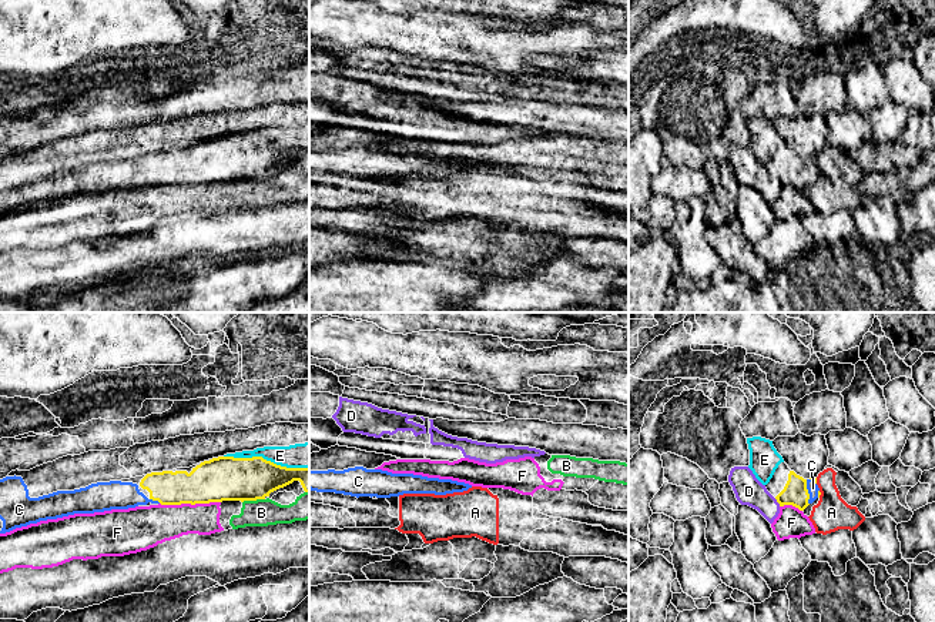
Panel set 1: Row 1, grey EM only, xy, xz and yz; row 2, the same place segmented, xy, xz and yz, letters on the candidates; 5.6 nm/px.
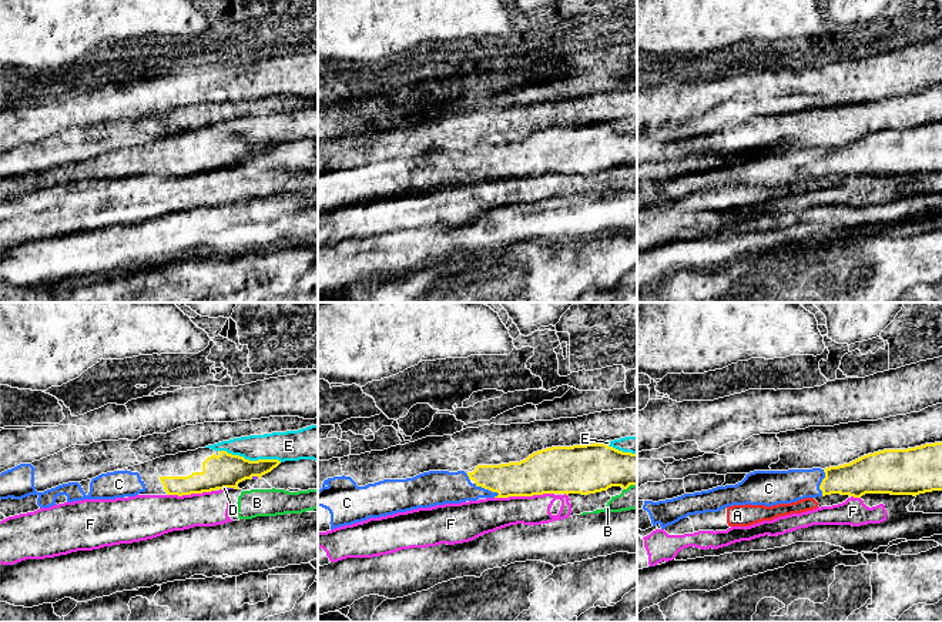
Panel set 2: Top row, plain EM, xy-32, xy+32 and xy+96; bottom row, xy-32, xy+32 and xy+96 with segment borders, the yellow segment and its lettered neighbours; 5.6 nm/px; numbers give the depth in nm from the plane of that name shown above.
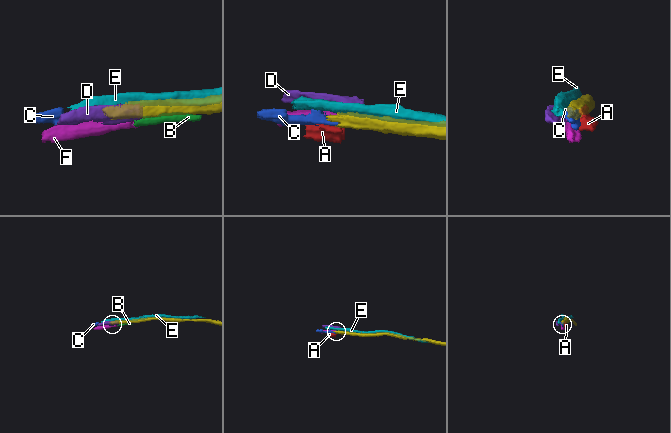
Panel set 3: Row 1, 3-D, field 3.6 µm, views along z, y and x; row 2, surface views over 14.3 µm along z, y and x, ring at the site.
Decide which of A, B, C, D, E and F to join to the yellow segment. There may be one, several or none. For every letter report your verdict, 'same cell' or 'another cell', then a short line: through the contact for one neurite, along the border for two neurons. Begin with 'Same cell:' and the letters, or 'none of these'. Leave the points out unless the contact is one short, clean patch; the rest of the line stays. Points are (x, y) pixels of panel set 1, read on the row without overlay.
Same cell: C
A: another cell | yz (818, 171), (820, 177)
B: another cell
C: same cell | yz (794, 173), (807, 173), (813, 169)
D: another cell | yz (774, 179), (780, 186)
E: another cell
F: another cell | xy (220, 181), (160, 184)

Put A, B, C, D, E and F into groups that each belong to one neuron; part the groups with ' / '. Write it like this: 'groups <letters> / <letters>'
groups A / B F / C / D / E

